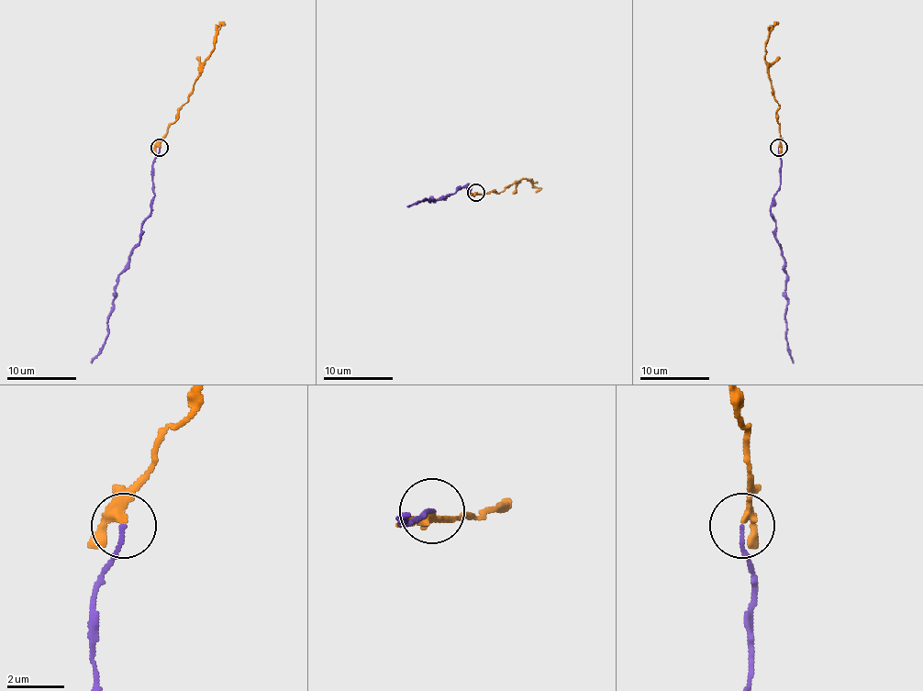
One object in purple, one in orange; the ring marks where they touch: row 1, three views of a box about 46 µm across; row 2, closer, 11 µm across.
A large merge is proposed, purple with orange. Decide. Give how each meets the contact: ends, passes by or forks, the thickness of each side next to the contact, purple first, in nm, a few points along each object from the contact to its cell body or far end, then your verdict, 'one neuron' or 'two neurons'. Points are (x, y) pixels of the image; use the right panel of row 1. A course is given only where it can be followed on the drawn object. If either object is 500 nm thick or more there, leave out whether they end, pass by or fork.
purple ends there; orange passes by; 140 nm thick on the purple side, 240 nm on the other; purple runs (778, 147), (779, 191), (774, 195), (771, 215), (776, 224), (776, 241), (783, 251), (786, 342), (794, 363); orange runs (778, 147), (779, 105), (774, 100), (771, 87), (765, 48), (769, 30), (776, 21); two neurons

